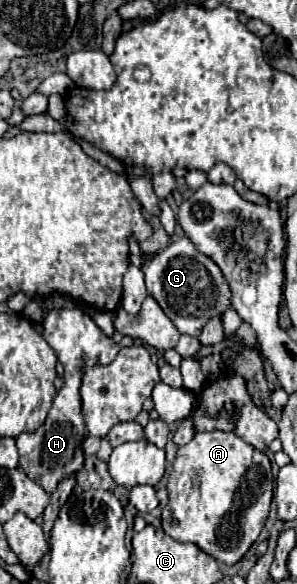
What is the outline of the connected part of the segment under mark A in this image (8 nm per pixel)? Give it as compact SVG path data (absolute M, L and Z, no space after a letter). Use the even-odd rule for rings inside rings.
M222 430L198 432L192 438L192 442L178 448L166 488L170 502L162 510L164 532L178 542L192 542L200 546L206 554L214 556L218 562L232 566L248 552L248 548L254 544L268 518L274 490L270 458L262 450L256 450L254 446L246 444L234 432L222 432Z

